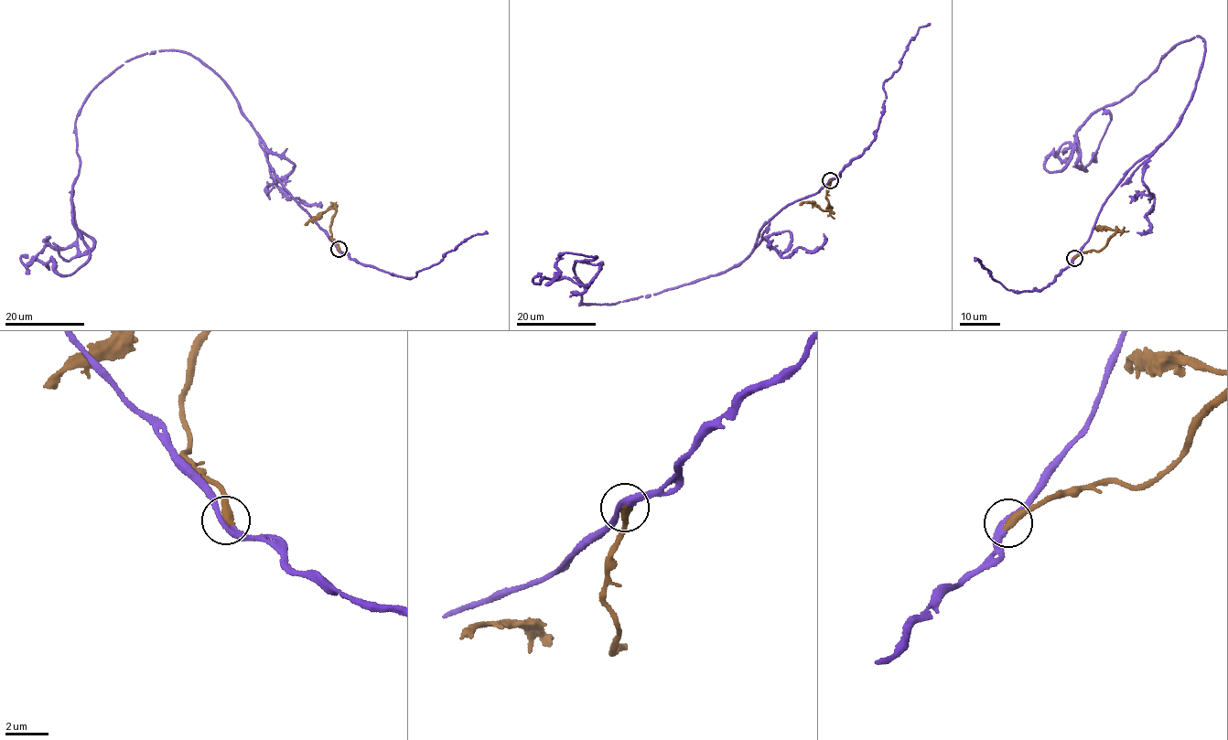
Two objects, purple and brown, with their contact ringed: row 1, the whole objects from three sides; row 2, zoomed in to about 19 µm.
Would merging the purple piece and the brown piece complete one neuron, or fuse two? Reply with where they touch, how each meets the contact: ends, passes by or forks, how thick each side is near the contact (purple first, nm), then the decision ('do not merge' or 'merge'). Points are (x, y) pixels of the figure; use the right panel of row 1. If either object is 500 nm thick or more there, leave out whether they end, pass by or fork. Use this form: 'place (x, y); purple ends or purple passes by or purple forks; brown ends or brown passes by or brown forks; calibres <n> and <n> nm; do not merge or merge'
place (1074, 258); purple passes by; brown ends; calibres 260 and 420 nm; merge

